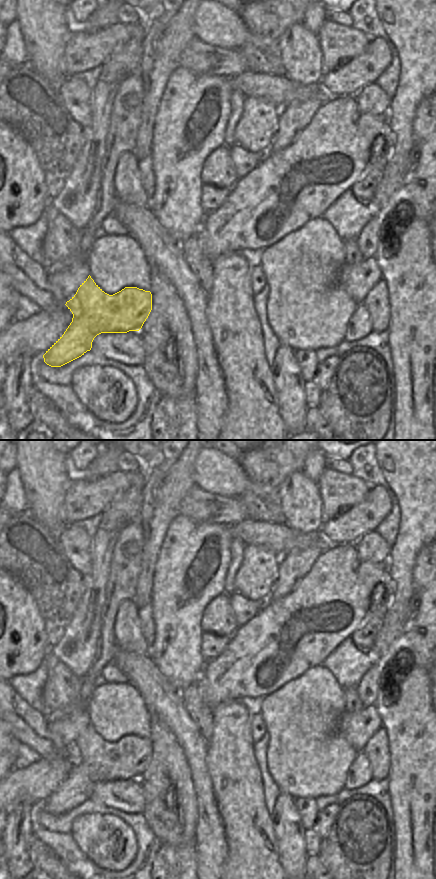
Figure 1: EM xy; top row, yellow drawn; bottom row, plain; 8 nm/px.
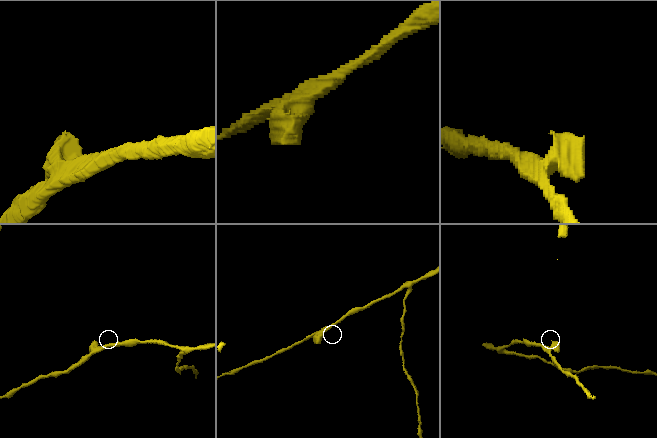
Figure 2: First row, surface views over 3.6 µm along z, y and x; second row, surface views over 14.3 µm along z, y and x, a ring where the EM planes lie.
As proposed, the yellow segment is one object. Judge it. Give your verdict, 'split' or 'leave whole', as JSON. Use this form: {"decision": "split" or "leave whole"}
{"decision": "leave whole"}

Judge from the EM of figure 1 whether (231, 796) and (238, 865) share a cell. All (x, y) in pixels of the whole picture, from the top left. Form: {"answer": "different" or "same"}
{"answer": "same"}

